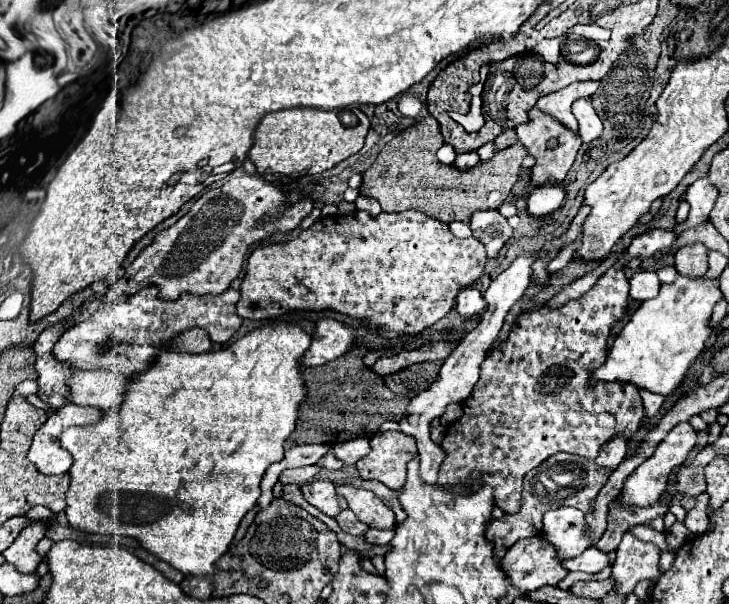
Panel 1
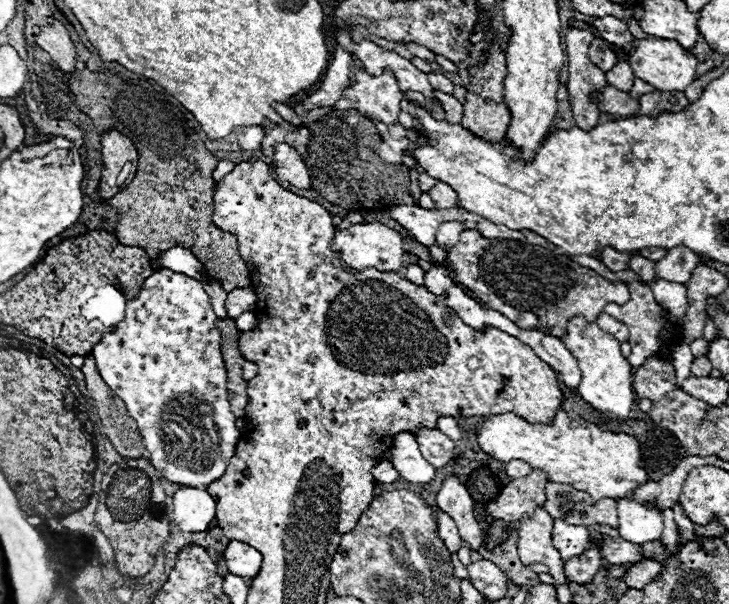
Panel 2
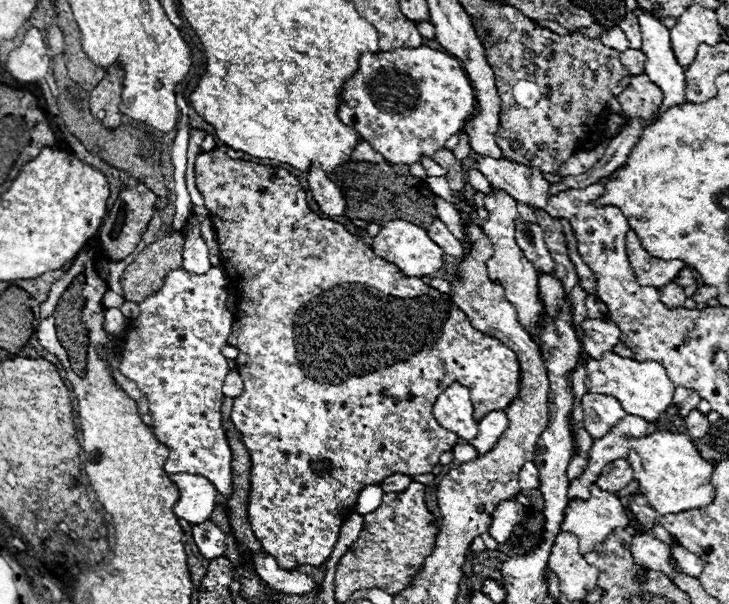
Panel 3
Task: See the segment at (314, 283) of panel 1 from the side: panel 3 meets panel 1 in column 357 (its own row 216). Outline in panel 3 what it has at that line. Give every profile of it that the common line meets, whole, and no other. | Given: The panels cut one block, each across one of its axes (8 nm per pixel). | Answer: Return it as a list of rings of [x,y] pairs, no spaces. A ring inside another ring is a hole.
[[[214,148],[212,152],[202,152],[194,162],[196,172],[196,188],[202,194],[206,208],[210,210],[210,218],[214,224],[214,232],[220,248],[222,270],[236,290],[236,314],[234,328],[228,336],[228,344],[238,350],[236,366],[238,374],[244,382],[244,392],[234,398],[232,422],[242,434],[244,446],[252,460],[252,478],[250,478],[250,496],[248,496],[248,520],[254,536],[262,544],[262,548],[274,556],[284,570],[294,570],[300,564],[320,566],[328,560],[334,550],[334,544],[340,536],[340,526],[354,512],[356,498],[360,490],[368,484],[380,484],[390,474],[406,474],[410,478],[418,474],[428,474],[438,464],[440,454],[448,452],[454,444],[458,444],[458,436],[438,424],[432,414],[432,404],[440,392],[448,388],[452,382],[460,382],[470,390],[474,414],[476,418],[484,418],[492,410],[506,410],[506,406],[518,394],[518,376],[520,366],[516,354],[504,346],[500,340],[478,332],[466,314],[450,300],[450,296],[430,288],[422,282],[422,278],[412,278],[402,274],[394,264],[382,260],[372,252],[368,244],[350,234],[342,224],[318,218],[308,208],[306,192],[302,190],[296,176],[292,176],[284,168],[262,166],[246,160],[232,160],[224,154],[222,148]]]

